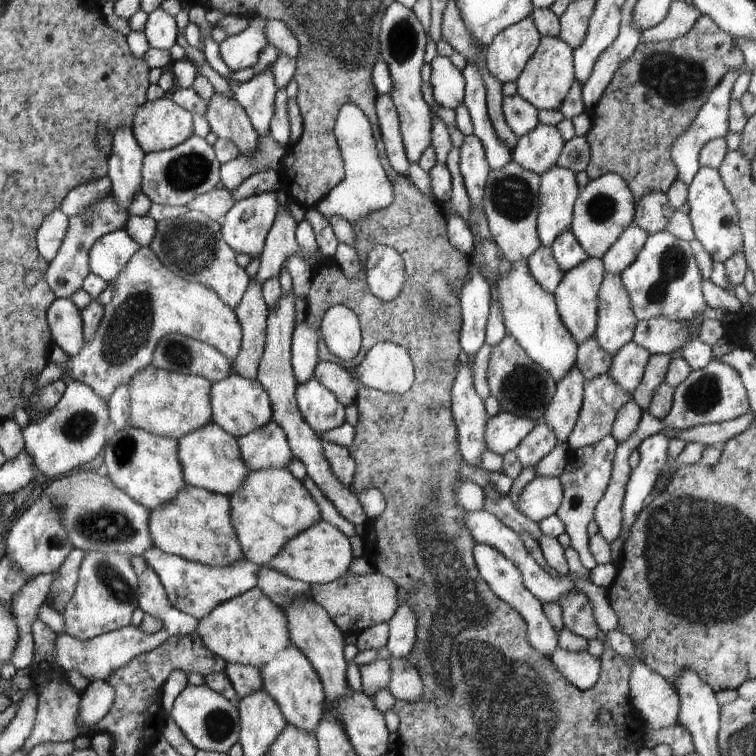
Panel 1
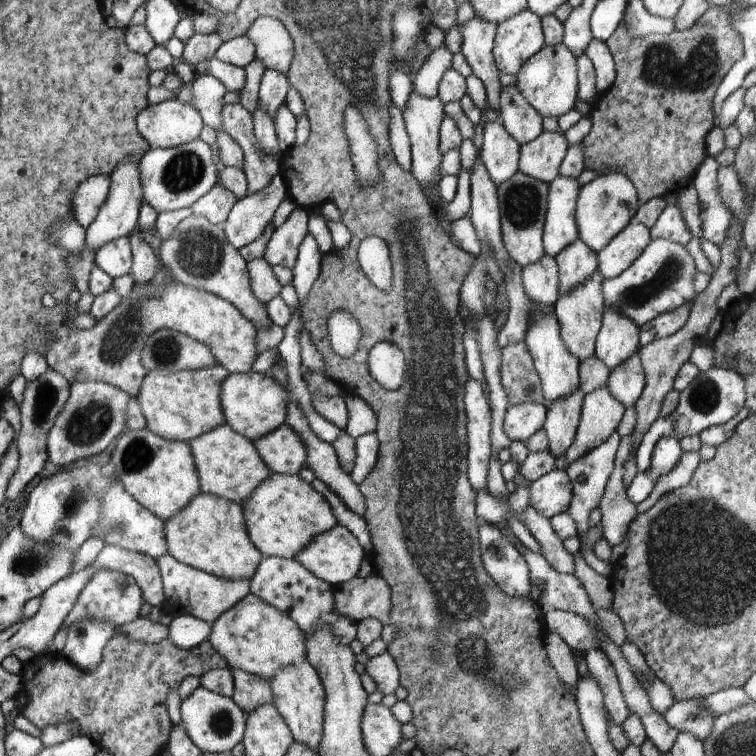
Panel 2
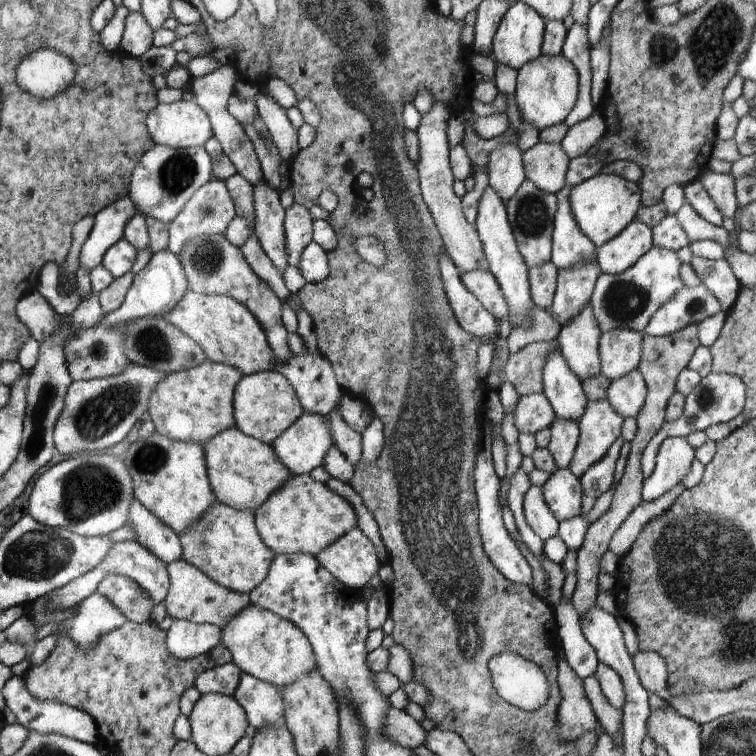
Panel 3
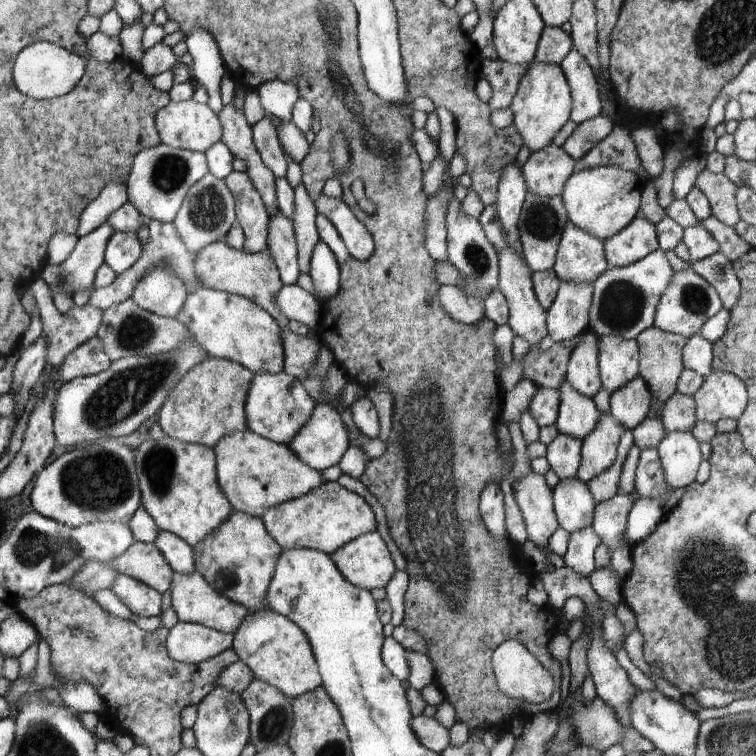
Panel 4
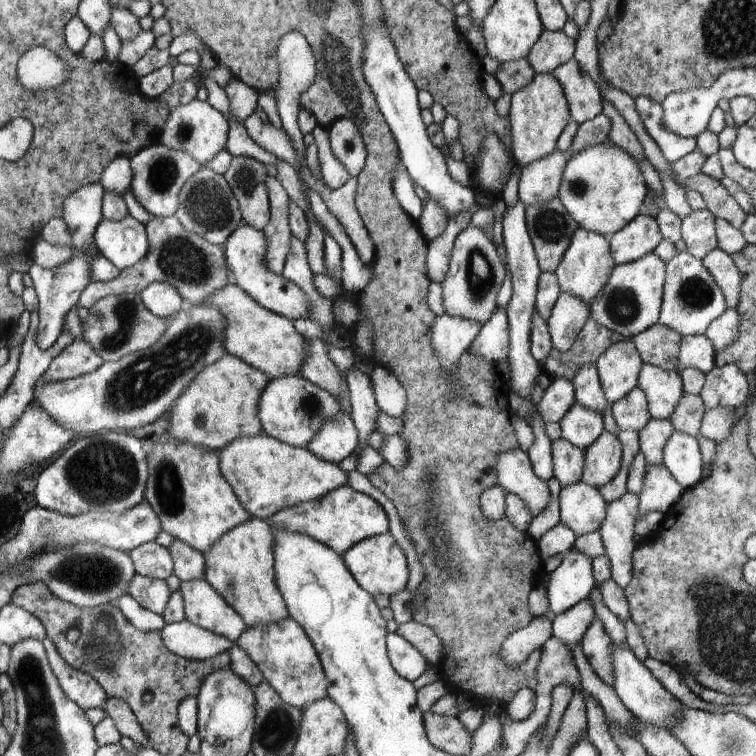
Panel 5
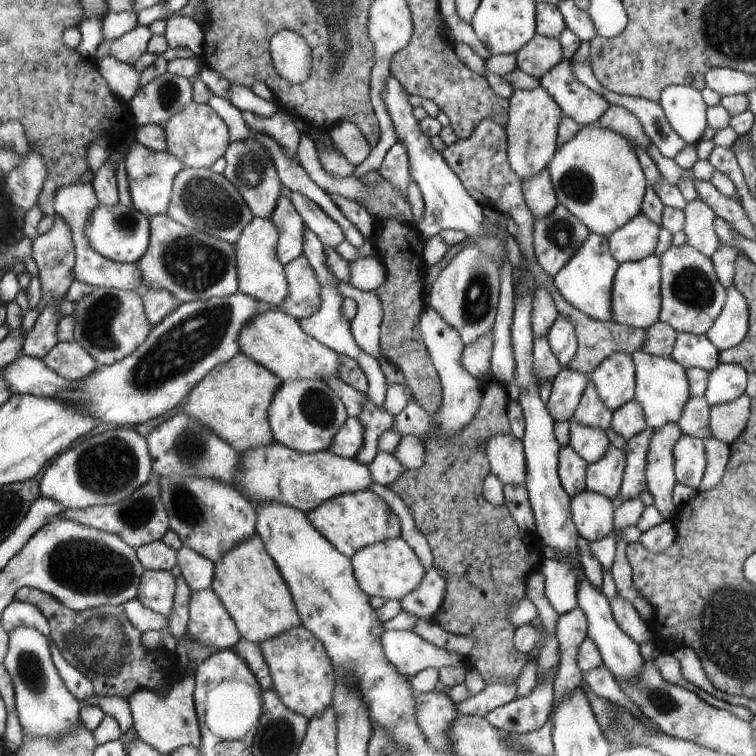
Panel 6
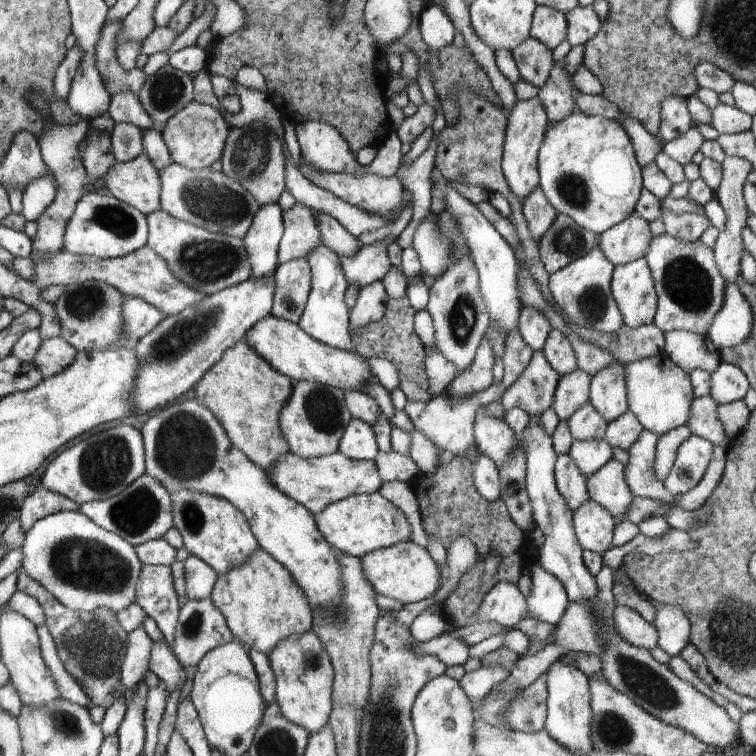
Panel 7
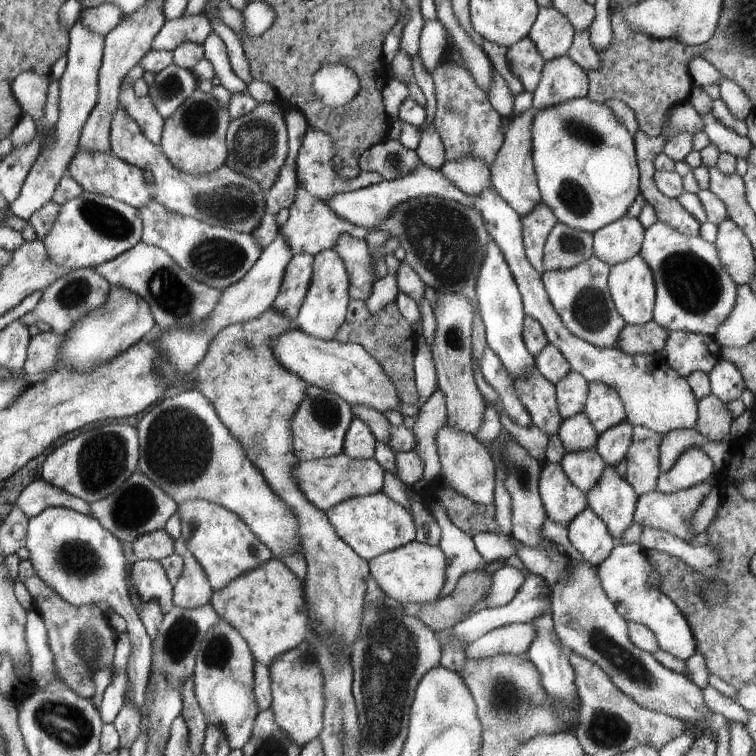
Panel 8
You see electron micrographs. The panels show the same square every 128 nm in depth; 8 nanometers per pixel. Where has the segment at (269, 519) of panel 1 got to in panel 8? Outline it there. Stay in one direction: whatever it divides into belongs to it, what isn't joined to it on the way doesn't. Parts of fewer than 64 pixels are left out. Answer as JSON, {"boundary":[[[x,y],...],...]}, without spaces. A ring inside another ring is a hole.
{"boundary":[[[382,492],[343,501],[326,512],[336,535],[363,560],[370,561],[416,540],[416,526],[410,511]]]}

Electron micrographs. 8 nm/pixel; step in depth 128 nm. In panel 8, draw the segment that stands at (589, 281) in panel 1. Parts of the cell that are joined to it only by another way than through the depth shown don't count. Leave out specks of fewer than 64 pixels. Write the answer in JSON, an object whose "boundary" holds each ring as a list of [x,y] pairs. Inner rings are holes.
{"boundary":[[[584,413],[564,419],[557,434],[564,444],[566,453],[595,448],[599,436],[598,432],[594,430],[592,422]]]}

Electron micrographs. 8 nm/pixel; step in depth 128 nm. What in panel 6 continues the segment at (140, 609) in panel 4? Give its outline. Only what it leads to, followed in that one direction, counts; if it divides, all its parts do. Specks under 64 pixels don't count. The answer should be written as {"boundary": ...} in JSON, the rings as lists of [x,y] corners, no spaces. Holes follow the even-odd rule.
{"boundary":[[[145,571],[137,598],[150,610],[167,618],[173,605],[175,590],[175,577],[170,571]]]}

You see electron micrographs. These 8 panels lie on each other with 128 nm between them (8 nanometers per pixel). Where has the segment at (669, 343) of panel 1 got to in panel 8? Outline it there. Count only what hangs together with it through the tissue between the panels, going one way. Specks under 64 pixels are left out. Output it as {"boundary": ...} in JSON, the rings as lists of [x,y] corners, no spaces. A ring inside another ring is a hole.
{"boundary":[[[654,222],[644,232],[639,256],[648,264],[656,282],[656,302],[653,322],[669,332],[686,332],[714,336],[718,326],[736,306],[738,284],[721,265],[713,243],[700,237],[688,237],[664,224]]]}

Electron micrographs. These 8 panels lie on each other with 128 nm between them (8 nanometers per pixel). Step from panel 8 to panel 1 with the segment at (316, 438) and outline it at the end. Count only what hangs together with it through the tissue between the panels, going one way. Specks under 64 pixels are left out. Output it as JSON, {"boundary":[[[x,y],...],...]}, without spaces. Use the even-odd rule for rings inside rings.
{"boundary":[[[234,372],[211,386],[209,406],[211,407],[211,422],[237,439],[272,421],[268,393],[258,379],[246,380]]]}

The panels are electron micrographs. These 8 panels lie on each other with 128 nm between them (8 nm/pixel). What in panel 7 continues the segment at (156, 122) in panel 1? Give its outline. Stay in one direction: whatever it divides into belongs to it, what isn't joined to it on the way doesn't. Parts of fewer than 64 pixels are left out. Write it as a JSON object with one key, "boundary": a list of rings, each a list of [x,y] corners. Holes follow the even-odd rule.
{"boundary":[[[192,100],[165,122],[161,133],[170,151],[172,163],[189,169],[205,169],[221,159],[230,128],[218,109]]]}

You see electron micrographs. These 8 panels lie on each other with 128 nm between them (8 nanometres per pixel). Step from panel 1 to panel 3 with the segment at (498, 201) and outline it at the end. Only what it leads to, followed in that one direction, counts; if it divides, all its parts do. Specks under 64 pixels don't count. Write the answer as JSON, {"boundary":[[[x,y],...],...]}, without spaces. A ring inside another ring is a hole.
{"boundary":[[[524,179],[516,194],[505,204],[507,217],[514,233],[517,249],[531,269],[551,260],[553,216],[556,212],[555,194],[540,190],[531,180]]]}

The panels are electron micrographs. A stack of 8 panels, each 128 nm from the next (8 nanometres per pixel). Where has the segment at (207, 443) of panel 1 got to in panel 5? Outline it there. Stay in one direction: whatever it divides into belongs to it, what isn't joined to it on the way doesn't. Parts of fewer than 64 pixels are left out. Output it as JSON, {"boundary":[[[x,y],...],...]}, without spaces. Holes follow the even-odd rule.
{"boundary":[[[266,433],[251,437],[238,437],[230,441],[224,448],[218,451],[219,469],[224,480],[232,487],[238,497],[240,506],[248,512],[250,517],[267,521],[280,509],[288,508],[293,504],[319,499],[328,494],[332,489],[347,485],[347,473],[341,471],[337,464],[326,462],[304,447],[293,447],[281,440],[272,438]]]}

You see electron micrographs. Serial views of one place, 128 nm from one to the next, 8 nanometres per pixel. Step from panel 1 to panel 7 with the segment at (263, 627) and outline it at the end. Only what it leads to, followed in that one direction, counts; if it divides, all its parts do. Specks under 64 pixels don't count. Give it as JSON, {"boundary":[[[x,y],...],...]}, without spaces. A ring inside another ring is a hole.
{"boundary":[[[310,629],[280,640],[267,654],[275,676],[275,701],[283,715],[311,735],[318,732],[332,712],[332,693],[335,672],[327,650],[316,633]]]}

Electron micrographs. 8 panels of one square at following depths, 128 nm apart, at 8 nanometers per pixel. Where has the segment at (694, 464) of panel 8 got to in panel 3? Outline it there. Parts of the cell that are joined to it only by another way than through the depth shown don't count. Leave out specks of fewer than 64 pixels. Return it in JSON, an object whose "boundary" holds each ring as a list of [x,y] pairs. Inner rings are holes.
{"boundary":[[[668,437],[655,457],[656,464],[652,474],[643,480],[641,500],[652,501],[674,488],[690,470],[695,458],[695,448],[687,443],[685,437]]]}

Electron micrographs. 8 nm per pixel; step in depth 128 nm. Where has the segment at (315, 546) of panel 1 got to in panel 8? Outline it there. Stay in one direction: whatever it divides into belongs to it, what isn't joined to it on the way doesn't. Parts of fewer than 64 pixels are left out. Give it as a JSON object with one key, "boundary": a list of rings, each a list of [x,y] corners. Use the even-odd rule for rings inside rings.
{"boundary":[[[416,540],[368,561],[368,565],[382,592],[402,605],[440,599],[448,568],[446,556],[439,546],[424,545]]]}

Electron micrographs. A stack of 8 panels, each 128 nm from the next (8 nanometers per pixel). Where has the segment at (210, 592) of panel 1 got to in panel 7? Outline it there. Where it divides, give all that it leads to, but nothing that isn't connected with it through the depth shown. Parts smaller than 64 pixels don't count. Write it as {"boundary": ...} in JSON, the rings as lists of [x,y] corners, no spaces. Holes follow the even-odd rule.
{"boundary":[[[211,597],[202,600],[189,600],[179,610],[172,652],[185,670],[188,666],[198,664],[200,659],[210,650],[230,642],[233,638],[231,628],[227,625],[220,609],[216,608],[212,602]]]}

